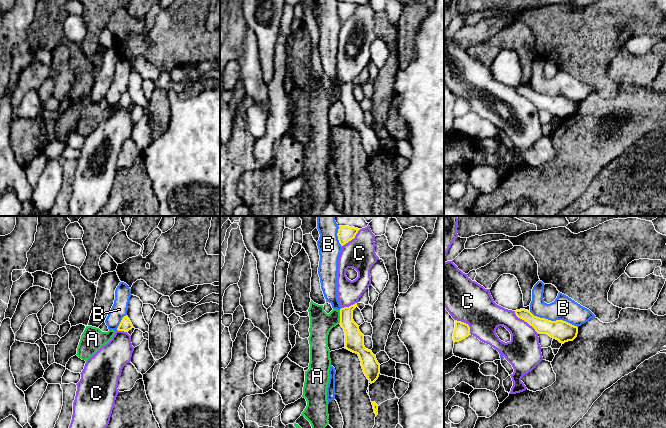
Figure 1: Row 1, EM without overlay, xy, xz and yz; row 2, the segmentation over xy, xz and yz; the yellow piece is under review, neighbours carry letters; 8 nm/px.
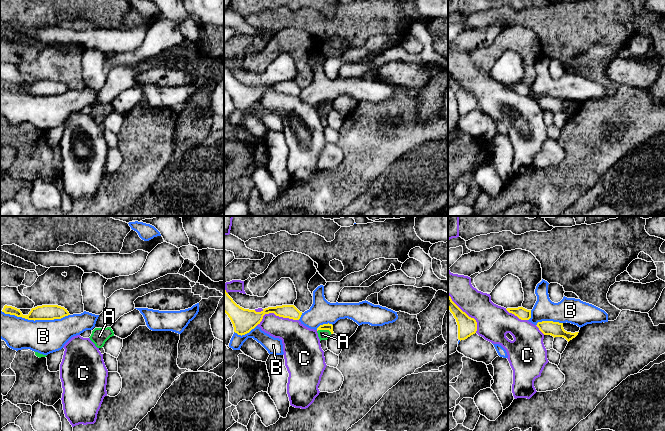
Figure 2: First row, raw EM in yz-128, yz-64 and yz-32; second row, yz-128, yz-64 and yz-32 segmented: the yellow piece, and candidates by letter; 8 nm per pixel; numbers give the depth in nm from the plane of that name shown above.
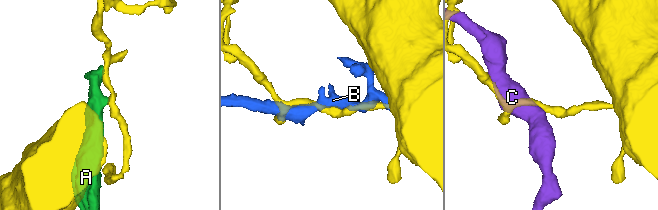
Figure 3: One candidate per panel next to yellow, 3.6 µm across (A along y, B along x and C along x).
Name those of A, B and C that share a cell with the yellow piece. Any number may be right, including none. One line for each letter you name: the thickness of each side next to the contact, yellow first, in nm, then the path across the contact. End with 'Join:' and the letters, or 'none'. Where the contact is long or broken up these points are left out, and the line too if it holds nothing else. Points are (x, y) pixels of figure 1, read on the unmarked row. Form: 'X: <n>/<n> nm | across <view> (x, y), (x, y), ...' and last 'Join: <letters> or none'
Join: none

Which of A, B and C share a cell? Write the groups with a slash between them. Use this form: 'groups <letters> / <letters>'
groups A / B / C

